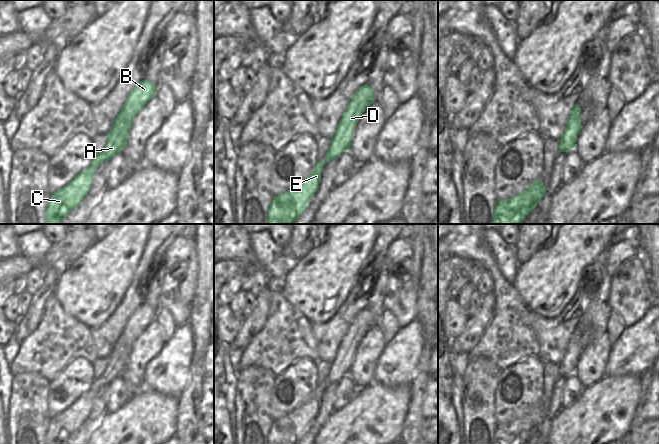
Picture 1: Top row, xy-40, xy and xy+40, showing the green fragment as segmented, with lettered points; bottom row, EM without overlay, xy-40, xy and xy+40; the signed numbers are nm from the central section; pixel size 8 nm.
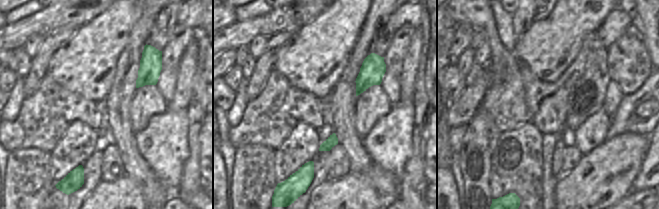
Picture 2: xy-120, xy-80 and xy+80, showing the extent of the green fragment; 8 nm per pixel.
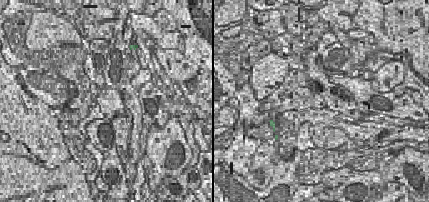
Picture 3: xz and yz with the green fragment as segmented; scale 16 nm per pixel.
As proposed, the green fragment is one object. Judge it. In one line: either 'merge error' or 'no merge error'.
no merge error

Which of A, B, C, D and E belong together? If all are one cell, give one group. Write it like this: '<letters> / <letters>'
A B C D E

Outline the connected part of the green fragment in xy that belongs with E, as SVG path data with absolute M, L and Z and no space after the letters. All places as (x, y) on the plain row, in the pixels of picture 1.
M367 308L355 316L337 349L325 384L317 384L317 389L313 395L302 406L278 420L273 420L267 444L297 444L305 436L309 425L319 411L324 389L349 374L355 351L361 339L374 325L375 317Z

